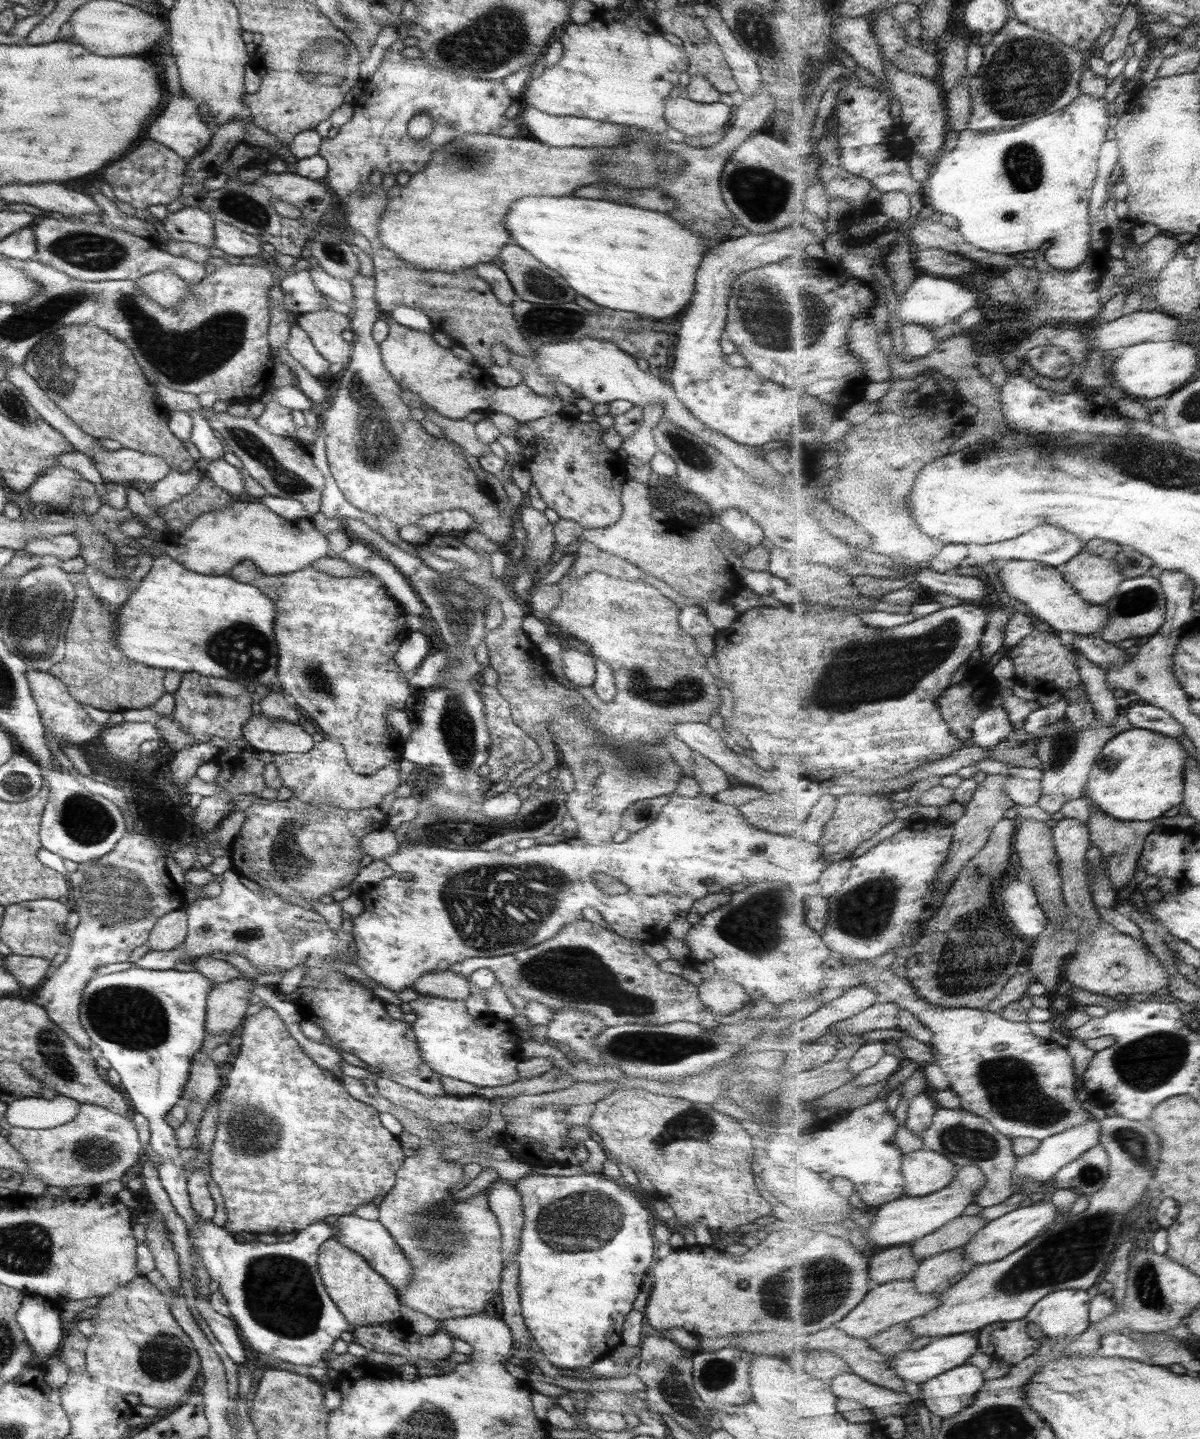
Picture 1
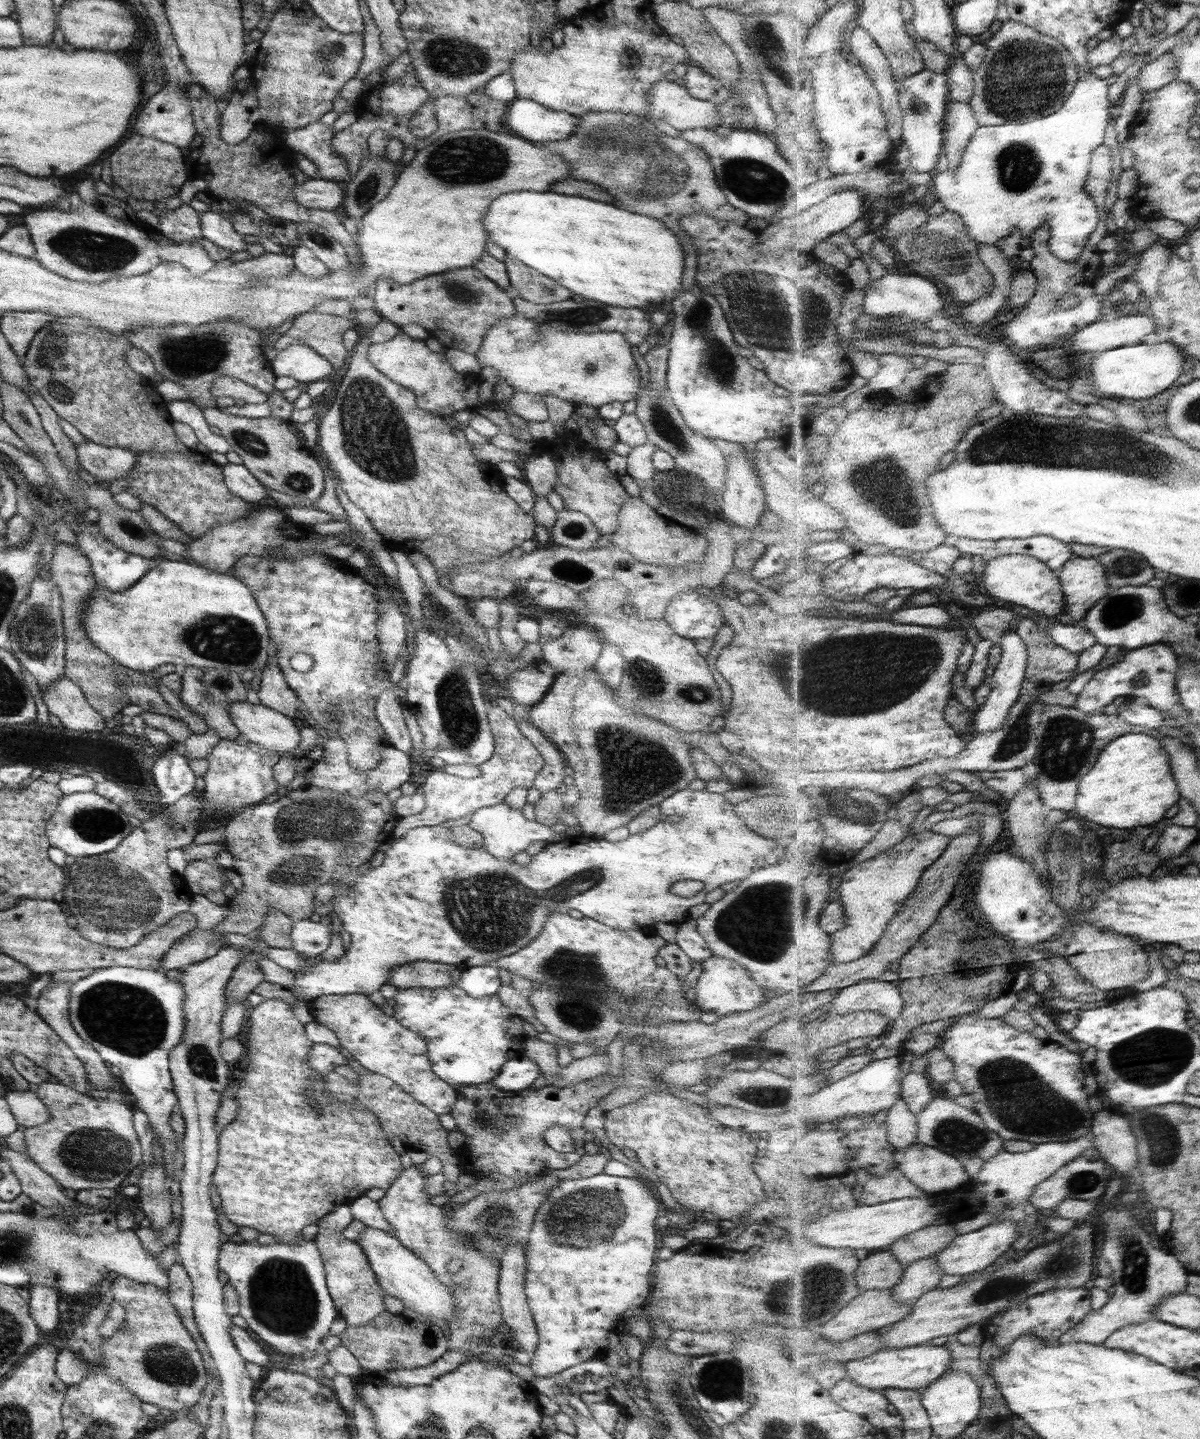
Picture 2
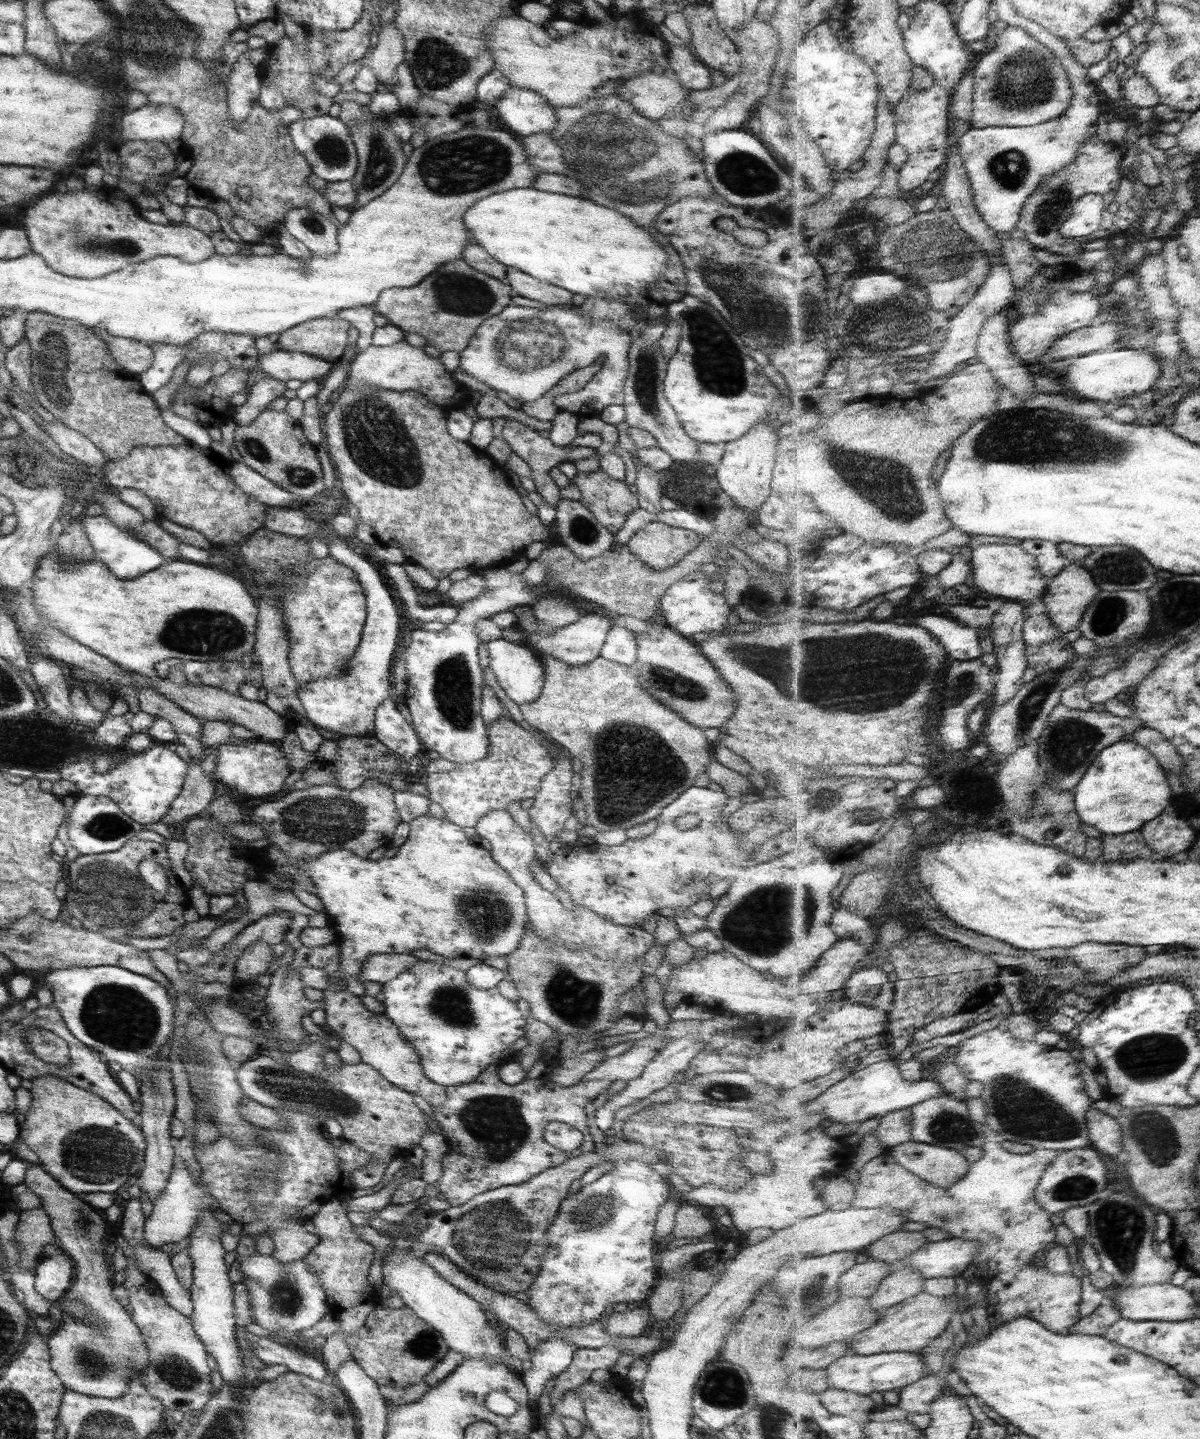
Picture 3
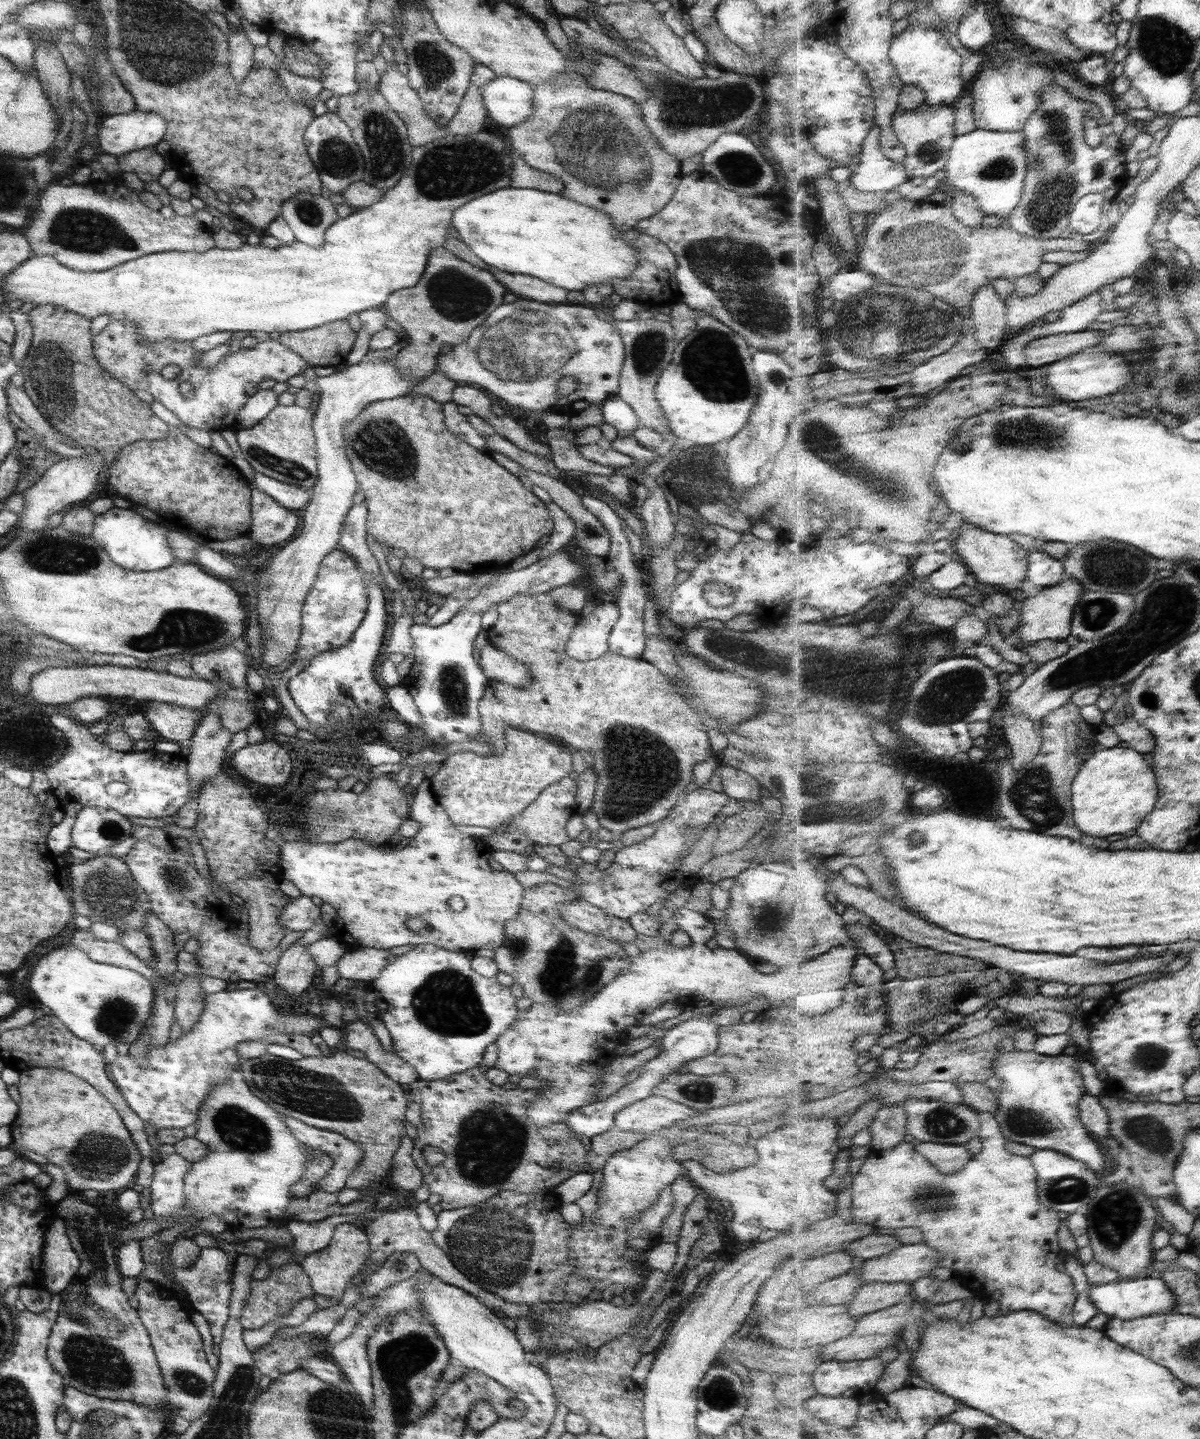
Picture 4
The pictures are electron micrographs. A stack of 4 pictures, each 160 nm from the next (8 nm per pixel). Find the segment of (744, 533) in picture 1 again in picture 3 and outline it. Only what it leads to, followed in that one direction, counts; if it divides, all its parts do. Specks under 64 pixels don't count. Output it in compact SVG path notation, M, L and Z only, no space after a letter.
M758 422L745 436L733 442L723 443L725 450L713 470L719 488L729 496L737 508L750 514L752 525L757 525L756 510L770 493L777 442L776 432L777 426L772 426L770 422Z

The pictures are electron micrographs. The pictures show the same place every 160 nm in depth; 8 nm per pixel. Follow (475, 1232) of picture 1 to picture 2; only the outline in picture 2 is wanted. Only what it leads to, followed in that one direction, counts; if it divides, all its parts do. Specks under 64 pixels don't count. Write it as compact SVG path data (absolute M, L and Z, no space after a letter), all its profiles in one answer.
M416 1164L401 1169L377 1204L394 1237L431 1269L433 1276L452 1296L452 1317L445 1320L449 1339L446 1339L446 1351L431 1364L386 1372L382 1381L393 1386L426 1385L433 1382L438 1376L451 1372L465 1360L472 1358L467 1345L473 1338L477 1339L477 1344L489 1344L489 1337L505 1329L497 1304L498 1260L484 1255L469 1239L448 1229L446 1224L451 1210L447 1206L429 1204L430 1197L423 1190L427 1177Z

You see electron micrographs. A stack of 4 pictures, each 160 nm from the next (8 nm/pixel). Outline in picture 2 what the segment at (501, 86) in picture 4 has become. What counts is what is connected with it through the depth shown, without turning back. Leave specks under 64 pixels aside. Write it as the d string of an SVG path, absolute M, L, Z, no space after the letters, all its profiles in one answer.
M516 99L507 104L503 122L517 137L534 144L565 140L577 131L577 120L565 112L545 109L531 100Z

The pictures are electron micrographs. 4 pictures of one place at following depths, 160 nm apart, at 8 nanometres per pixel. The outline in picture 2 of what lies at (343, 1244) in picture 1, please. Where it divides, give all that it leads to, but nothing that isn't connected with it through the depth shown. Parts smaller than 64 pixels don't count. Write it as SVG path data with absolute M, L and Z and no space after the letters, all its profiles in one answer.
M364 1227L355 1241L366 1256L377 1284L385 1295L397 1298L405 1308L413 1310L415 1314L443 1320L452 1317L453 1301L449 1291L433 1276L431 1269L393 1235L382 1230Z

